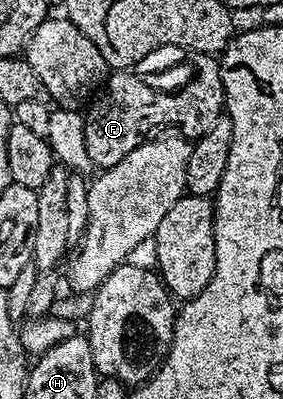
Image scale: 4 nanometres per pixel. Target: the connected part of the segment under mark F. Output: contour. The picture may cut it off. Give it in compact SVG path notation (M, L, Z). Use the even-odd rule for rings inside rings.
M195 54L192 59L193 75L186 85L176 91L164 92L149 88L145 84L143 76L135 73L130 69L118 69L113 72L101 84L98 96L89 103L85 108L85 125L84 125L84 149L87 150L88 157L91 159L93 166L98 169L105 169L116 165L128 156L132 150L147 141L148 136L157 127L171 127L171 132L177 133L186 139L193 141L200 138L224 113L226 106L226 94L222 84L222 69L219 60L213 55Z

